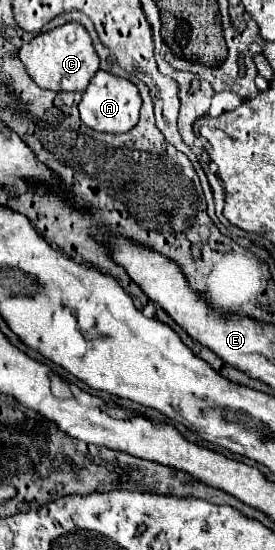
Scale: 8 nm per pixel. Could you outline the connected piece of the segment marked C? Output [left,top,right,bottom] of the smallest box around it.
[19,22,99,92]

